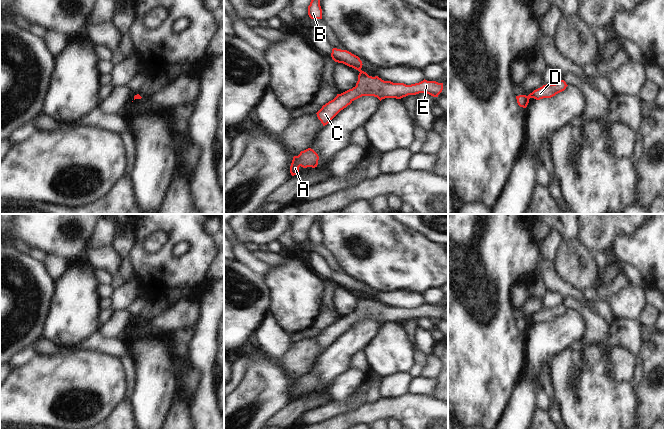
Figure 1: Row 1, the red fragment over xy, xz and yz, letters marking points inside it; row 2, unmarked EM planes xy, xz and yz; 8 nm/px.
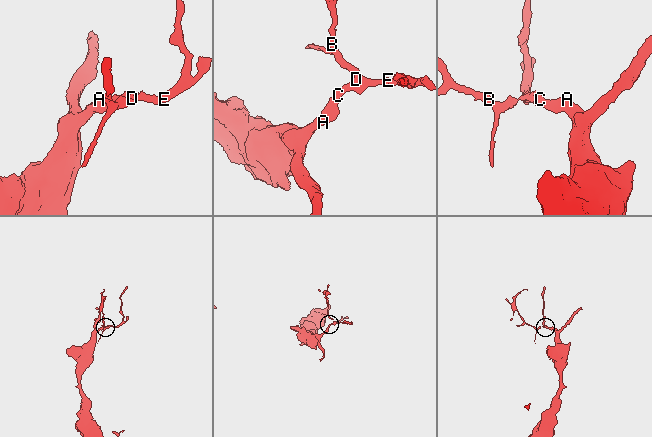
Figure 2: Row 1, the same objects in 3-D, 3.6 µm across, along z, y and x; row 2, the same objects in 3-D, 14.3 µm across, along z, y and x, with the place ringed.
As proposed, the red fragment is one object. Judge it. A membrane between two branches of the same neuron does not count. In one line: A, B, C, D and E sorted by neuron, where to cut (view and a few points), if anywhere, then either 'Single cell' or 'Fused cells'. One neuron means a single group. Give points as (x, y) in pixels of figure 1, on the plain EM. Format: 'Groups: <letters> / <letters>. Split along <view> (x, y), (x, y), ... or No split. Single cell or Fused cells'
Groups: A C D E / B. Split along yz (528, 319), (529, 322). Fused cells.

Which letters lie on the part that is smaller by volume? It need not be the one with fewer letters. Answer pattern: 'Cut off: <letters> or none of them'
Cut off: B

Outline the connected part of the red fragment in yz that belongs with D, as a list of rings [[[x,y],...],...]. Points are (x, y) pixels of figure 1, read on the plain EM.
[[[560,304],[559,306],[555,308],[546,308],[542,311],[534,314],[532,317],[530,317],[529,323],[534,322],[536,324],[540,324],[543,322],[551,322],[555,320],[556,318],[564,315],[568,309],[564,304]]]

